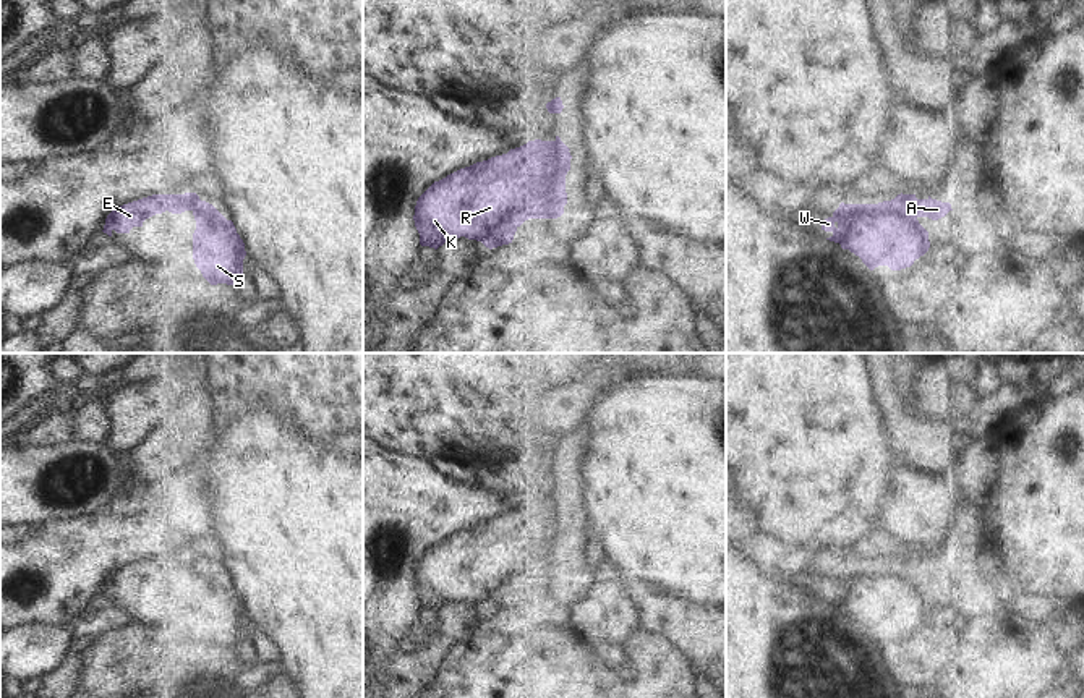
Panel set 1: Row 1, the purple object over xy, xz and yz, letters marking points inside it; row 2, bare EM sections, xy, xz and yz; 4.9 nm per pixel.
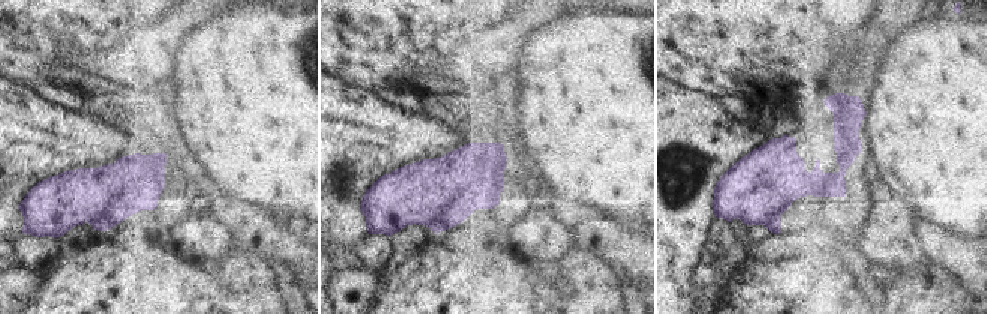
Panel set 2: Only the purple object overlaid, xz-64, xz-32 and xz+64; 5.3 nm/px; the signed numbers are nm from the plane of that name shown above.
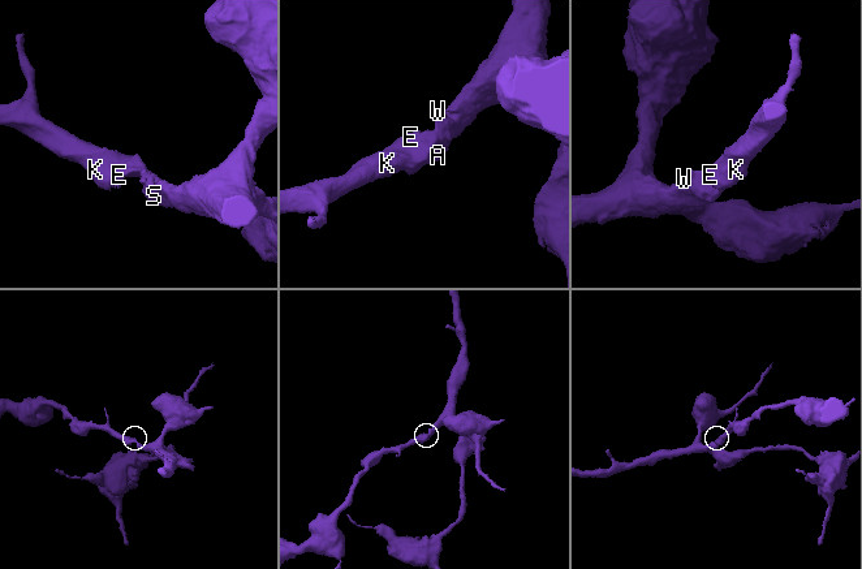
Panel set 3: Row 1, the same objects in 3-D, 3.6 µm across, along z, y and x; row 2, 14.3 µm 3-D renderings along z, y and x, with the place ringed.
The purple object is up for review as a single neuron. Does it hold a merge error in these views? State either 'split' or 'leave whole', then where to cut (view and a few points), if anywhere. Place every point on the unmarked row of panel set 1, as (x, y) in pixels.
leave whole | no cut

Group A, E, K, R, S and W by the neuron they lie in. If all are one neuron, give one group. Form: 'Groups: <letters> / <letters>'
Groups: A E K R S W.

